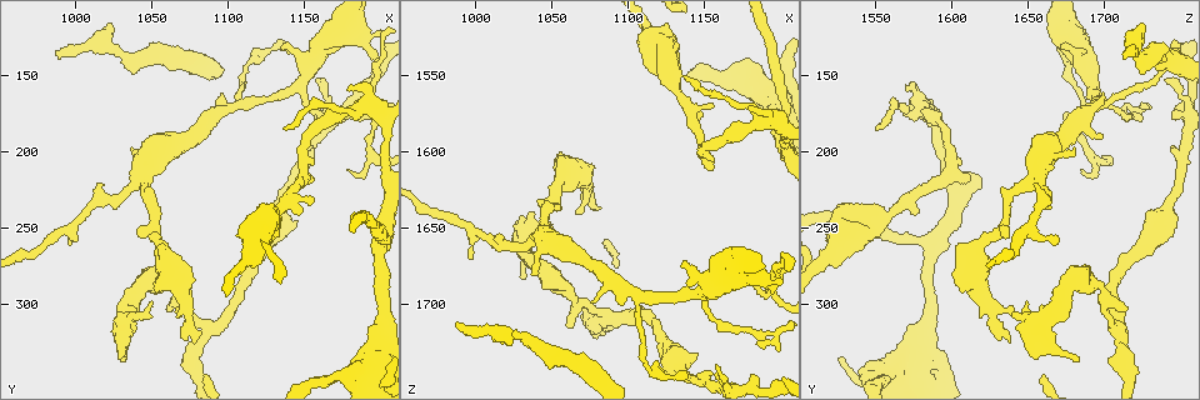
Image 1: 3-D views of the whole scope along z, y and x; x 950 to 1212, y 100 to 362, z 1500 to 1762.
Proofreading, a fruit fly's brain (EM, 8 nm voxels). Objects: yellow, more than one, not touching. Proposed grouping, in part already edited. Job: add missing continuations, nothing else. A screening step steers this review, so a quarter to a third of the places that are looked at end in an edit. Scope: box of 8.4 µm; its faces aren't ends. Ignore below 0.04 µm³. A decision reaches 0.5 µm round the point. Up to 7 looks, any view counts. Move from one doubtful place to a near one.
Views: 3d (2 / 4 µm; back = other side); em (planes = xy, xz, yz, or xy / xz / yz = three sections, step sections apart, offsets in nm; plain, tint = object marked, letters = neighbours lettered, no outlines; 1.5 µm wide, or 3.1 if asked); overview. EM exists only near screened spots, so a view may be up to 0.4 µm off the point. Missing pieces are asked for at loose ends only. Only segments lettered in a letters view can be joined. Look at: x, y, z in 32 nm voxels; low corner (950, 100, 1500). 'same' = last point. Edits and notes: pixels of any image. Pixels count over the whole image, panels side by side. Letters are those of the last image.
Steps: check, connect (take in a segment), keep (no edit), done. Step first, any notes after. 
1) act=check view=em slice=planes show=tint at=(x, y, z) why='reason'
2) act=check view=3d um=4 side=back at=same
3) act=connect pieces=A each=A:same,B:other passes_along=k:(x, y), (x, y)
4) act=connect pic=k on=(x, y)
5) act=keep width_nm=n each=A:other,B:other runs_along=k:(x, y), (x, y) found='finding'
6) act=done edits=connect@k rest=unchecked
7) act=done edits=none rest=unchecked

act=check view=em slice=planes show=plain at=(1058, 306, 1712) why='free end'

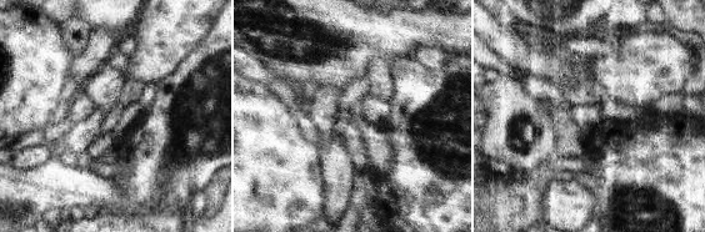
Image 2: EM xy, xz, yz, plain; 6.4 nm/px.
act=check view=em slice=planes show=letters at=same why='what lies round it'

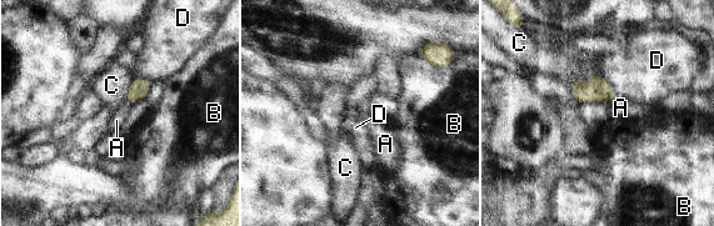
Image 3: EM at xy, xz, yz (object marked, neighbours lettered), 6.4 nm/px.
act=keep each=A:other,B:other,C:other,D:other border=3:(595, 74), (568, 86) found='none of them fits'

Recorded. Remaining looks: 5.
act=check view=em slice=yz step=4 show=tint at=(1156, 154, 1738) why='branch stops here'

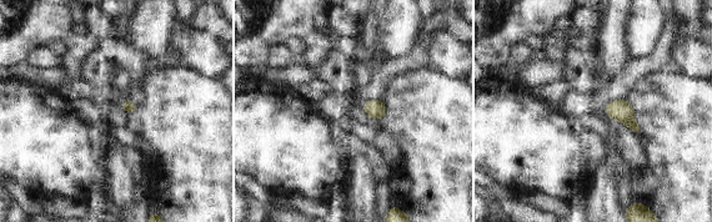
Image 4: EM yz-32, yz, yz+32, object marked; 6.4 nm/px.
act=check view=em slice=yz step=4 show=letters at=same

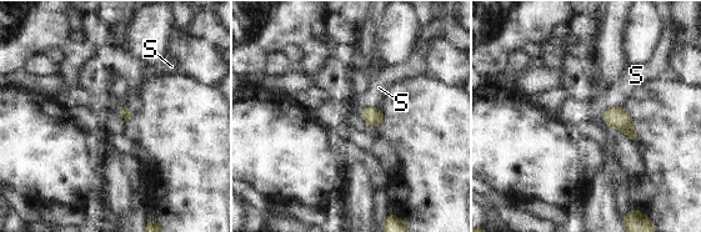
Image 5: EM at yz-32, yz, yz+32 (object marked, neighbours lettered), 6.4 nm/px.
act=keep each=S:other found='no lettered segment goes on from it'

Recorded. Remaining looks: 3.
act=done edits=none rest=unchecked

